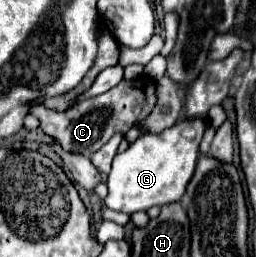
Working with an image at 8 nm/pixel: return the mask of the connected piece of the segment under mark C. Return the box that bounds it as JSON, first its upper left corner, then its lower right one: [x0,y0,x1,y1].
[29,75,157,155]

